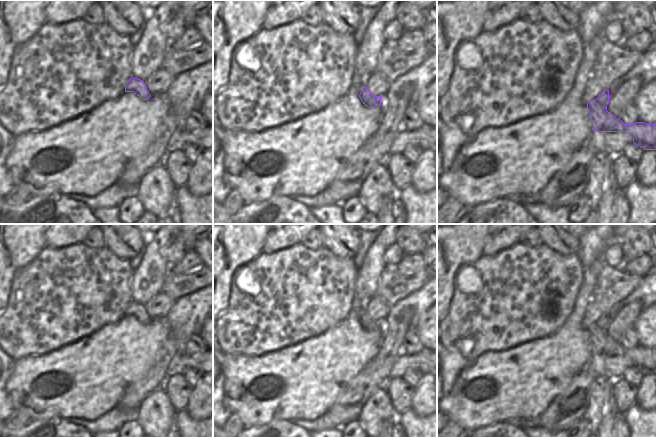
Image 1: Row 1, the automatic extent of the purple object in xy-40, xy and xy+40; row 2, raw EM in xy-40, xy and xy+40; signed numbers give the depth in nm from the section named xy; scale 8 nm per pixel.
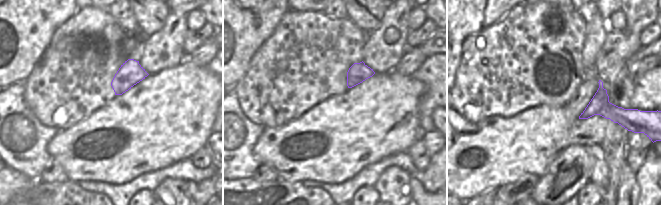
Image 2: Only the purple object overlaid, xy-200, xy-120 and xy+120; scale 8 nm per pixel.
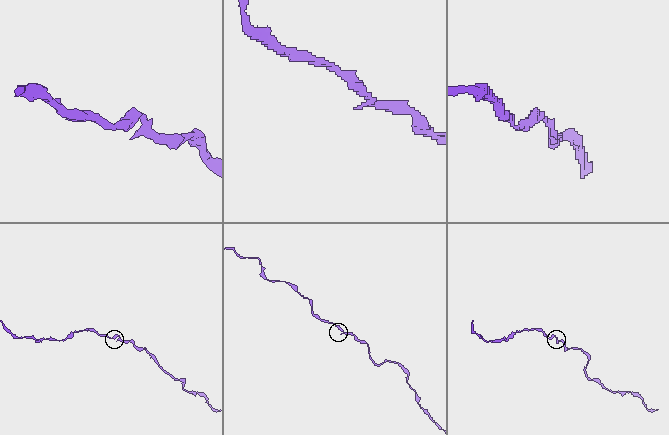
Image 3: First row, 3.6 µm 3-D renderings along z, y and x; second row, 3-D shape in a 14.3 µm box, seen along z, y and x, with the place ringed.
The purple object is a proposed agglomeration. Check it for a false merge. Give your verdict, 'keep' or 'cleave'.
keep

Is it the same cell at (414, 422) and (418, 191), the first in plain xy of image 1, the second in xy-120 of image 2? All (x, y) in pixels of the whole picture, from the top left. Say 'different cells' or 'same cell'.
same cell

